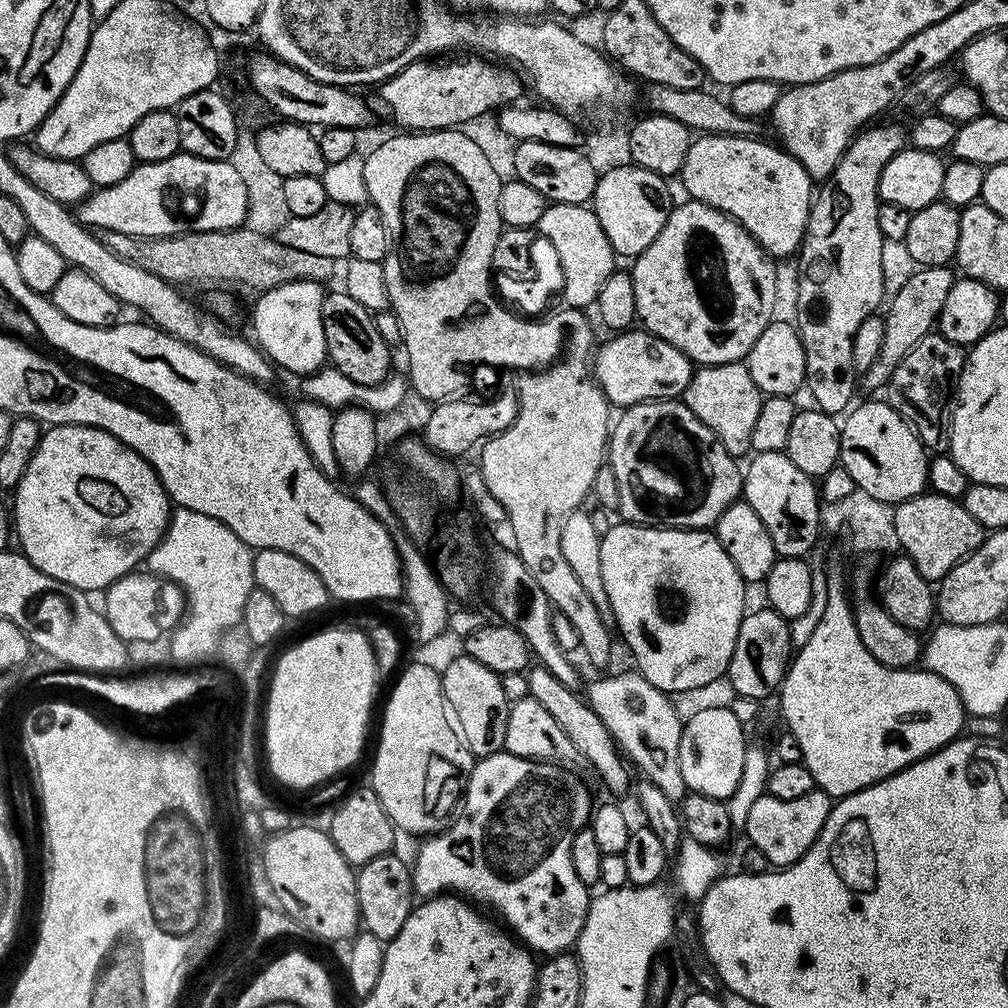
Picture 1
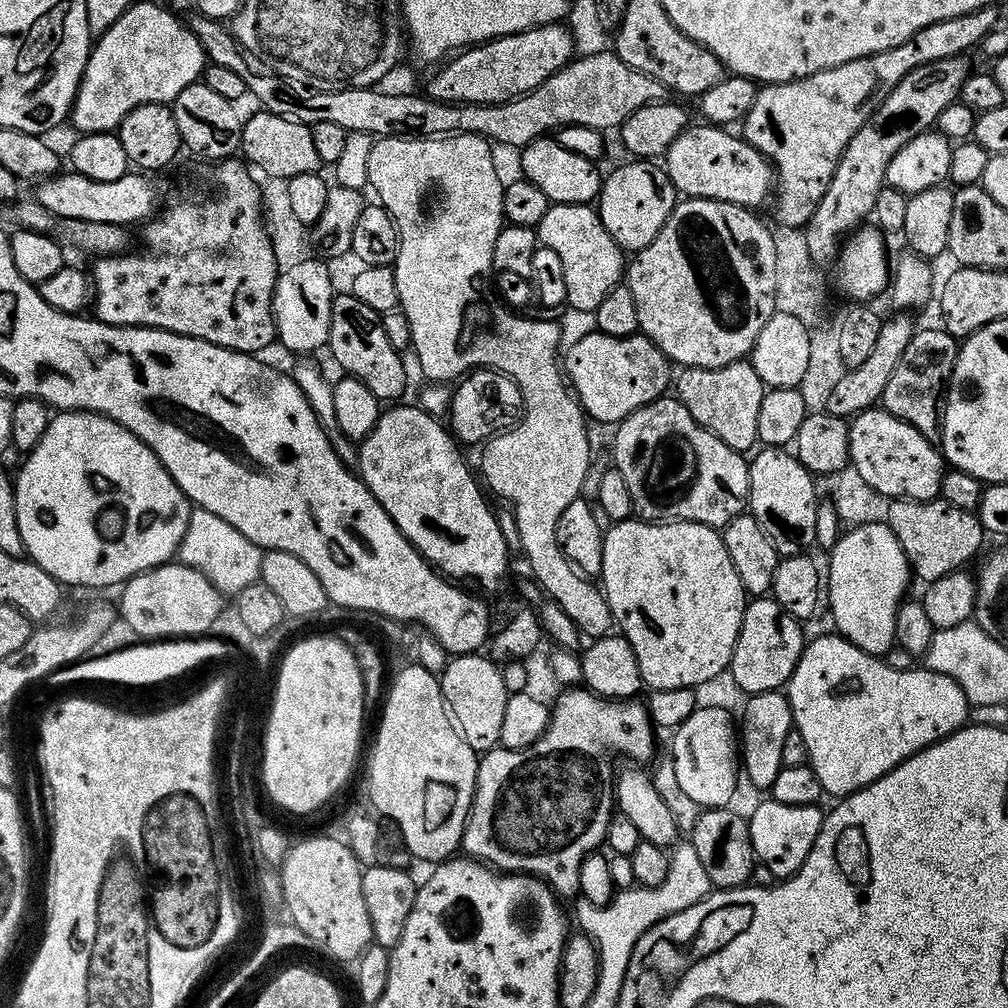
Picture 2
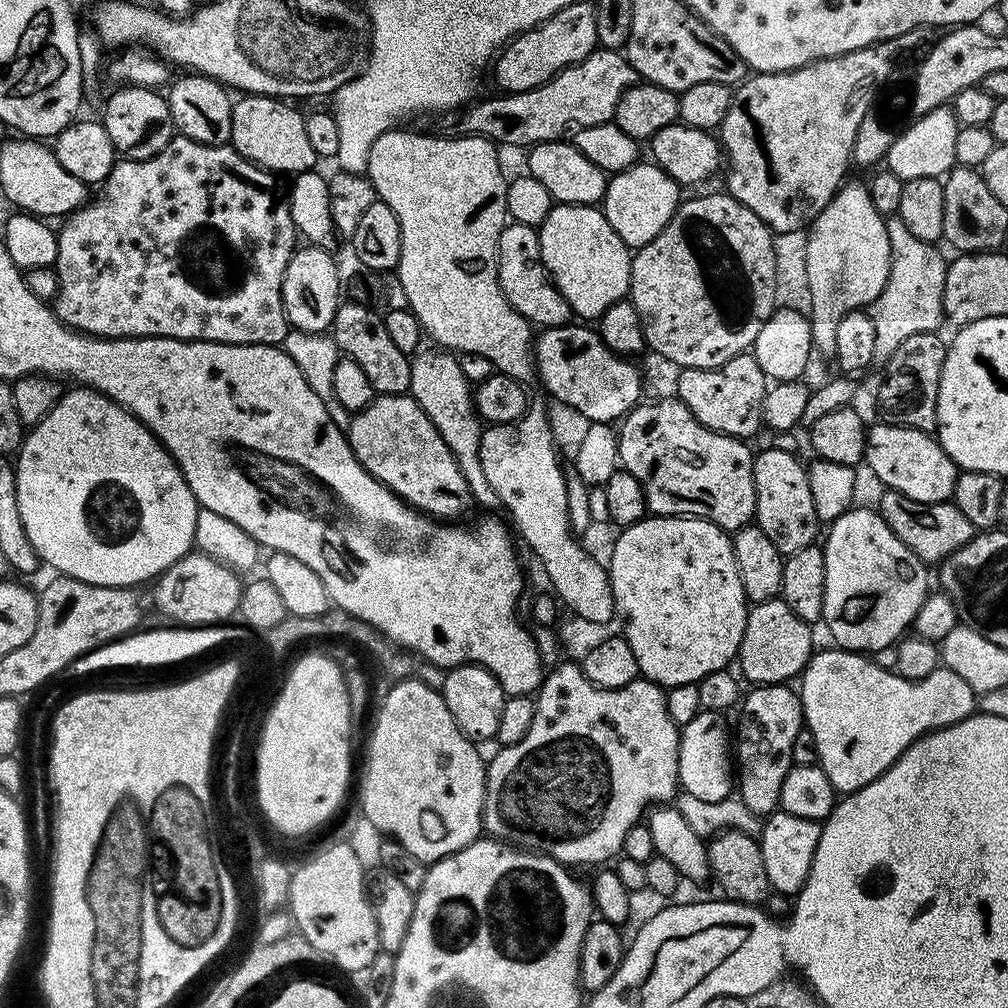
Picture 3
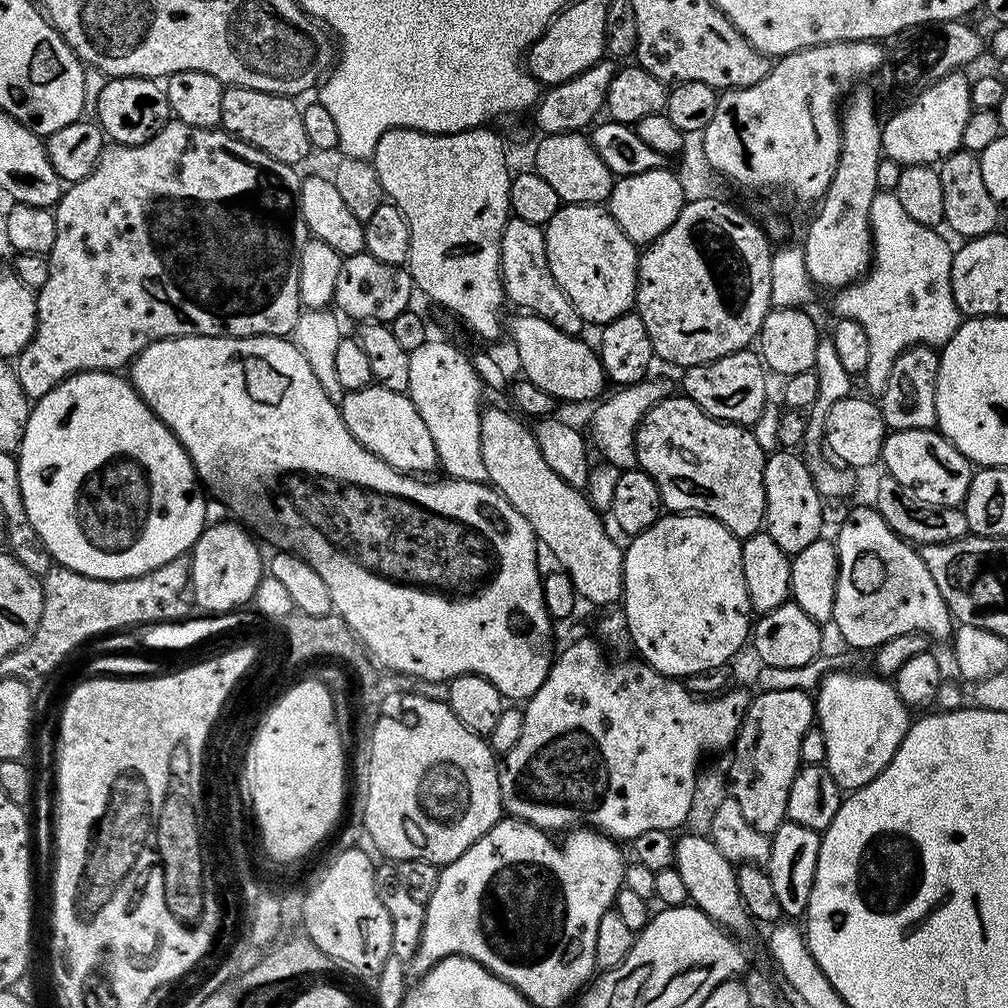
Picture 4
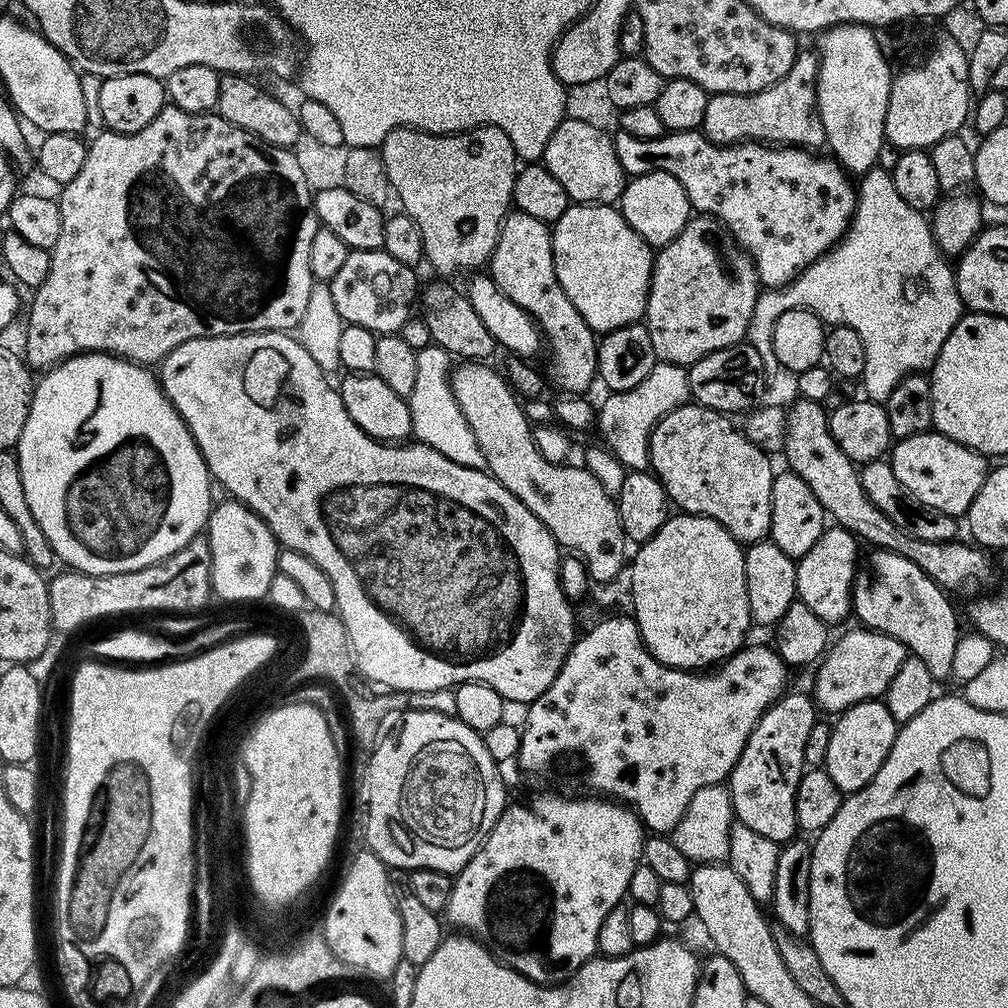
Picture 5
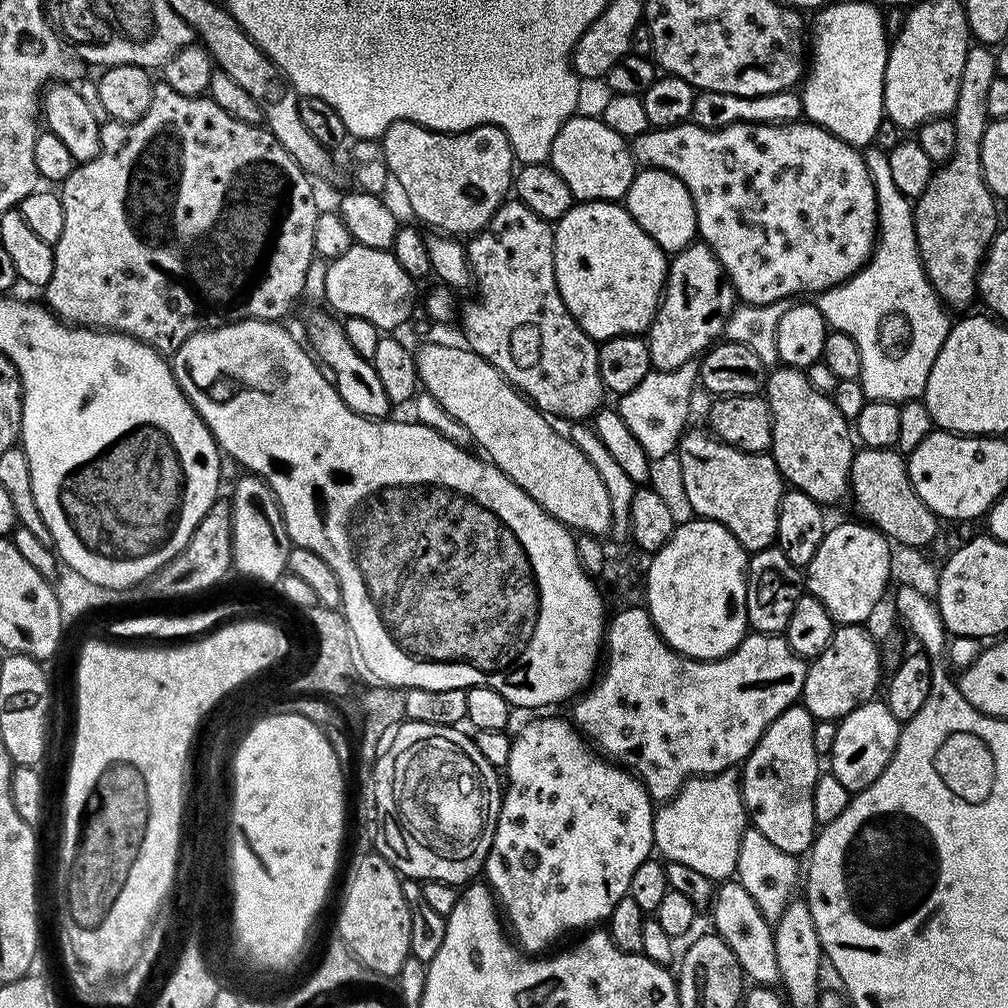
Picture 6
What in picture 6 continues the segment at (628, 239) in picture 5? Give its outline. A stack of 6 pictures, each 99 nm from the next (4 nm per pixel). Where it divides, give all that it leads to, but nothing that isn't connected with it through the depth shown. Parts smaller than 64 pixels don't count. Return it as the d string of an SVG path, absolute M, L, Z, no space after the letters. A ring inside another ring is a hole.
M590 200L573 203L572 209L563 218L555 221L554 274L556 285L566 302L566 310L586 330L590 339L603 342L615 336L634 336L647 333L656 311L660 309L660 298L664 295L664 280L668 277L669 257L634 222L627 207L620 202Z

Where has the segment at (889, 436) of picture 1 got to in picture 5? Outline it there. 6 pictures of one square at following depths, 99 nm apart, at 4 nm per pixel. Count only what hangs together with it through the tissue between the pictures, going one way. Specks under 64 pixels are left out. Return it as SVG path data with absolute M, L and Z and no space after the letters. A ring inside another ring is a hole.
M935 430L895 441L890 449L890 463L894 478L902 482L908 495L916 497L923 507L957 518L967 513L970 502L974 502L978 490L982 490L982 482L990 471L989 461L979 452Z

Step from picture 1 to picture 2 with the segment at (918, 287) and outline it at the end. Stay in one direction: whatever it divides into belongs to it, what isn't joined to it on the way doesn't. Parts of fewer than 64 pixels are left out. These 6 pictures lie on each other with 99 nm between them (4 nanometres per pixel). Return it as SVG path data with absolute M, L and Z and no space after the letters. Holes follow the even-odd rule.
M908 314L896 315L900 316L889 315L884 320L882 330L878 330L878 342L874 346L874 354L870 354L870 358L866 358L862 366L847 369L847 372L842 374L834 390L830 391L823 411L830 413L831 416L851 418L881 403L886 382L890 382L890 374L894 374L894 366L898 366L898 358L902 358L914 331L914 320L911 315L909 317Z

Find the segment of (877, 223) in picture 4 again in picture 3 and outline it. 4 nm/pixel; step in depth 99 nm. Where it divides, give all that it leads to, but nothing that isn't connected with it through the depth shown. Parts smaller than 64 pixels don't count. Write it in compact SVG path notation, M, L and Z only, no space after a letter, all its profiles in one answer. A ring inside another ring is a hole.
M892 218L887 221L890 246L892 247L892 265L889 270L889 280L886 282L885 289L882 290L881 296L870 305L870 315L874 322L874 334L878 334L878 346L876 347L876 360L880 362L887 361L889 356L894 354L894 350L898 350L898 346L902 346L902 342L906 342L906 338L911 338L913 334L922 334L923 332L937 331L941 326L940 323L945 323L946 317L944 314L944 283L946 282L946 263L936 249L935 244L927 244L922 242L922 238L914 238L914 234L910 234L910 230L906 230L899 218Z

